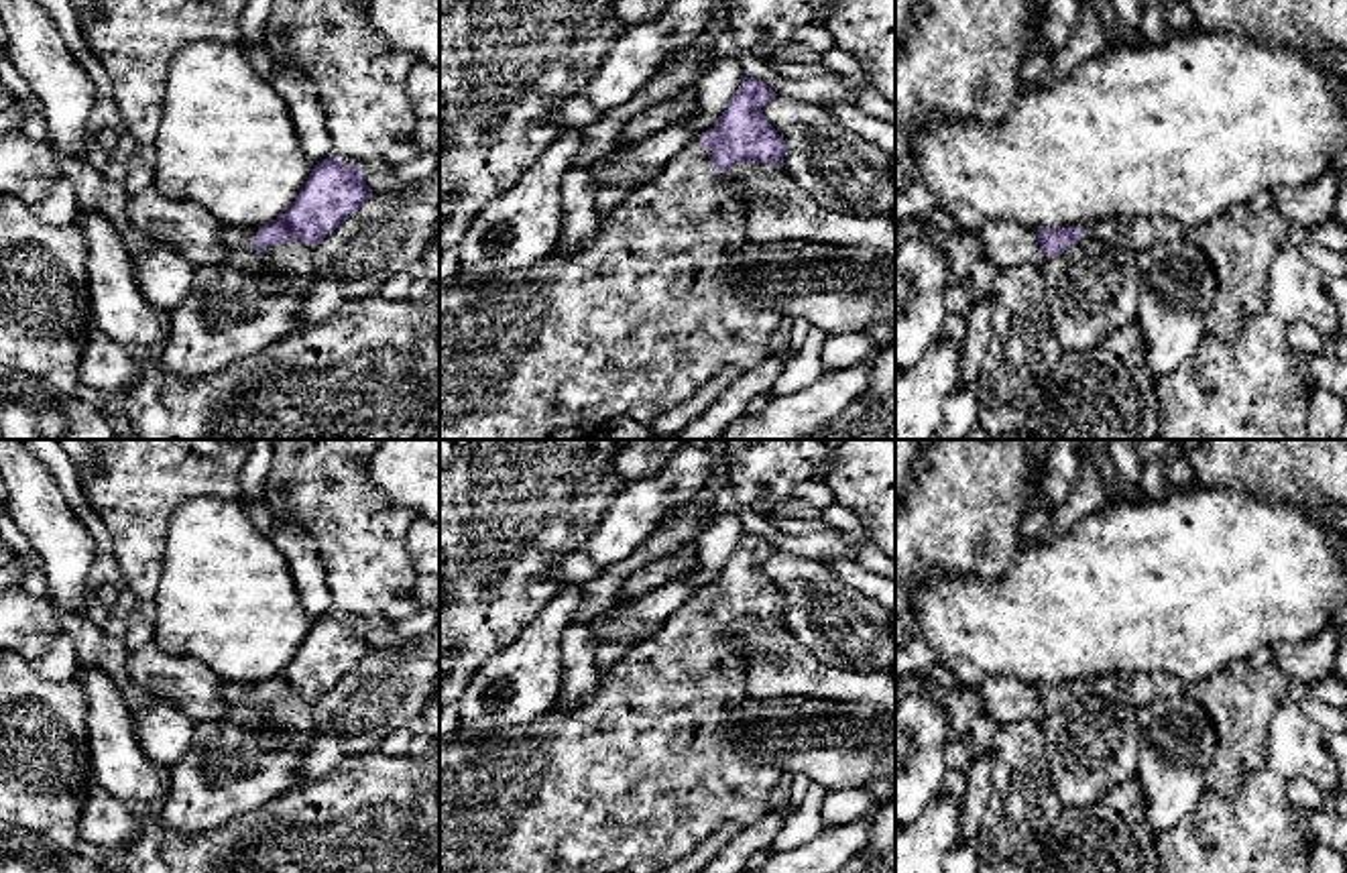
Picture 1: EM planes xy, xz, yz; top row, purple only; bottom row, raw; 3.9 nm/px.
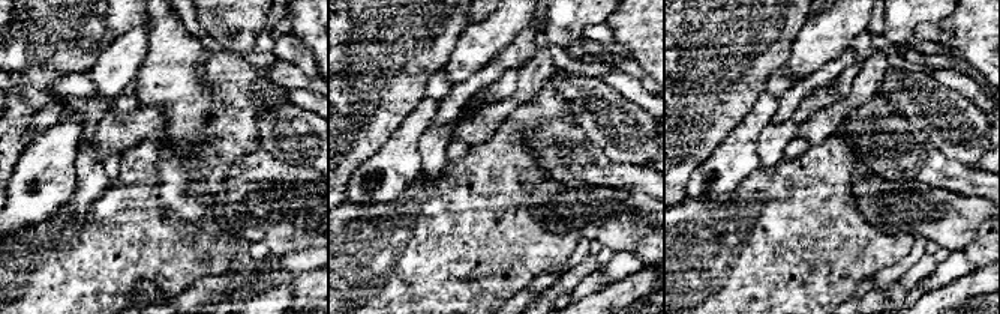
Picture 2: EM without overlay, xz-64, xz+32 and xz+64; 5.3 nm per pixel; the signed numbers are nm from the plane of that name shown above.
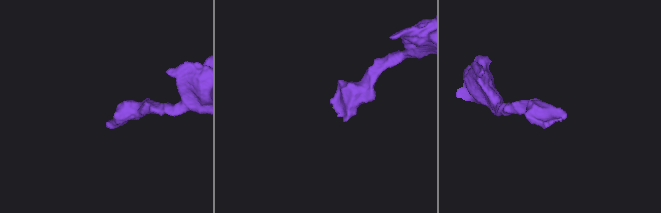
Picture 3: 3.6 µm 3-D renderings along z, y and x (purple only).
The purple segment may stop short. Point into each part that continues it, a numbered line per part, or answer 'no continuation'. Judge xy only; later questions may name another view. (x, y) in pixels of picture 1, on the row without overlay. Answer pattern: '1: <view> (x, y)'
1: xy (232, 692)

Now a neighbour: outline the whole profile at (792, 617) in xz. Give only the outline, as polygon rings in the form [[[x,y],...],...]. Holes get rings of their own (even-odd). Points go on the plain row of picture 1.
[[[777,549],[761,572],[785,598],[783,625],[820,661],[889,674],[891,610],[844,584],[822,560]]]

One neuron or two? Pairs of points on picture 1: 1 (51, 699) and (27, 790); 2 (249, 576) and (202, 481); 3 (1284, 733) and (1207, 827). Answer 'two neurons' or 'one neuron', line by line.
1: one neuron
2: two neurons
3: one neuron

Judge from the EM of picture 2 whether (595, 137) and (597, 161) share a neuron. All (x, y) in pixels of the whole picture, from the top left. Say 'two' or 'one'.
two

